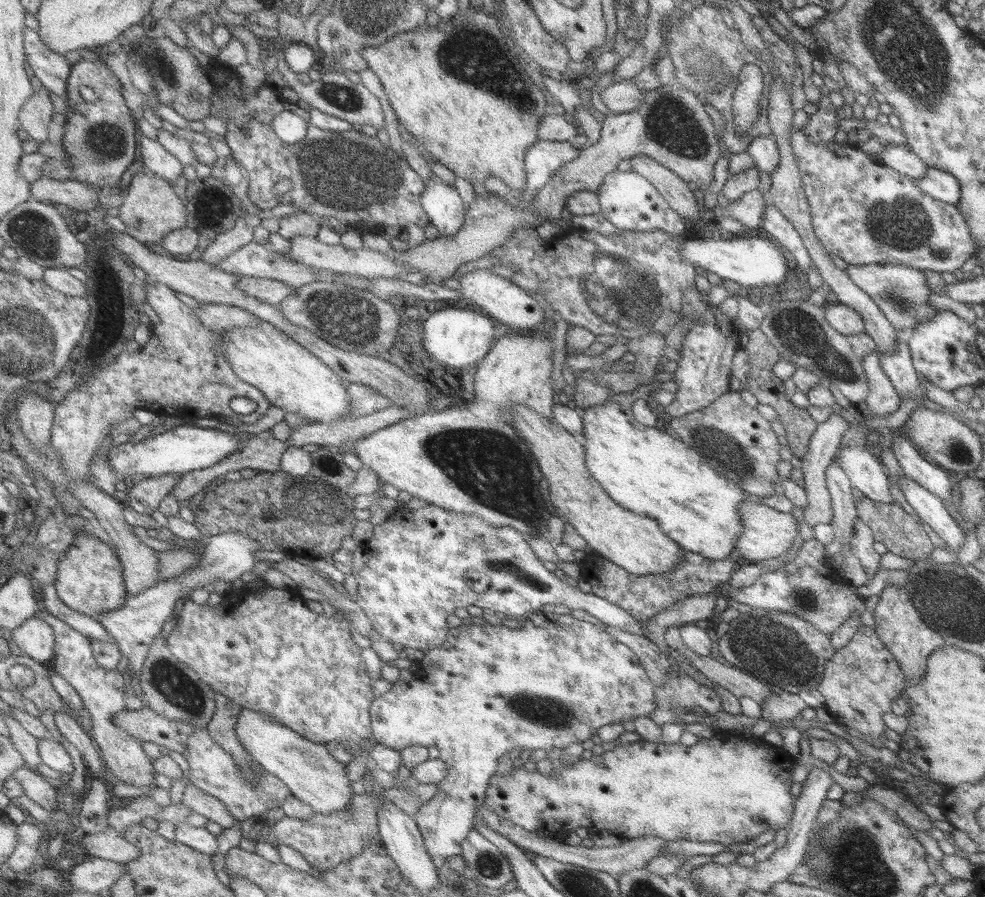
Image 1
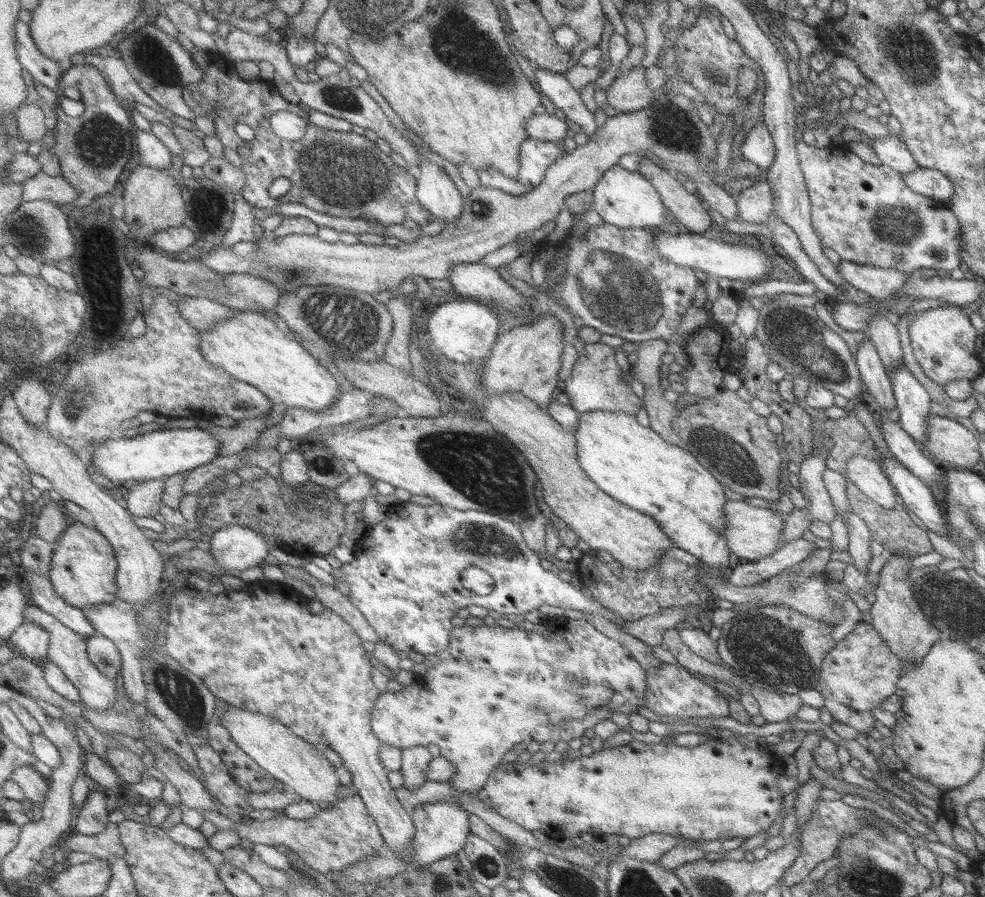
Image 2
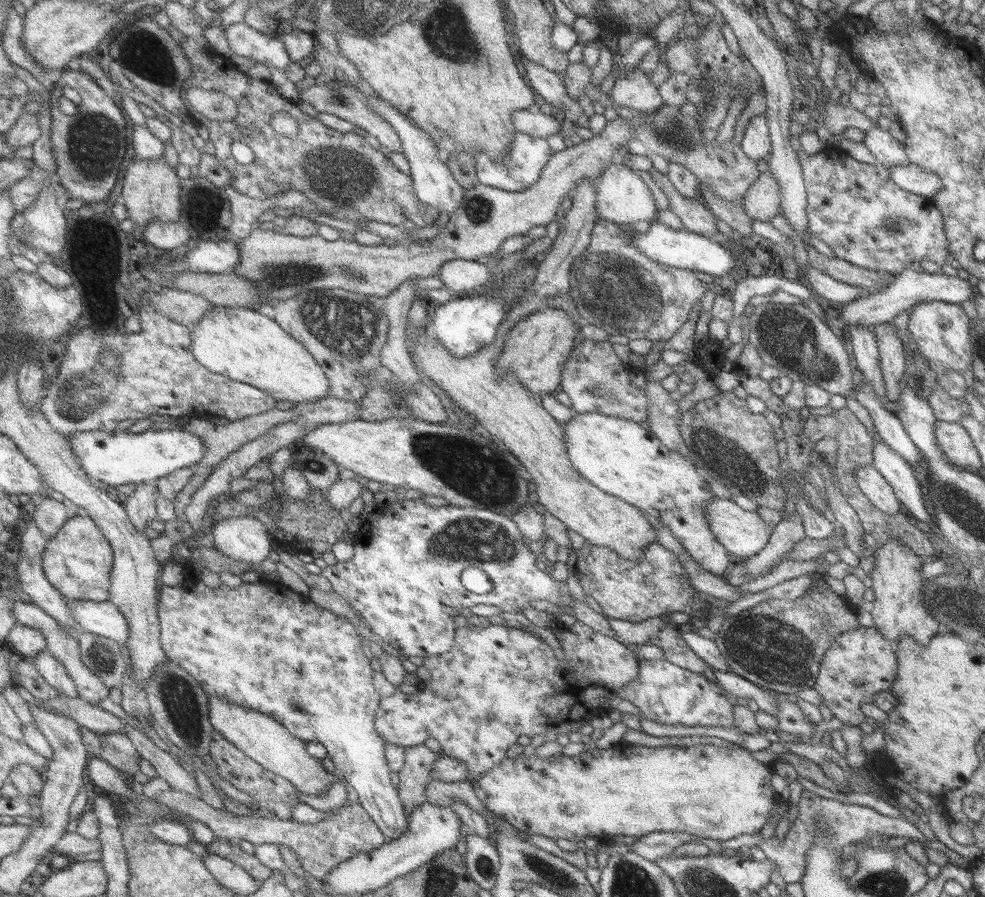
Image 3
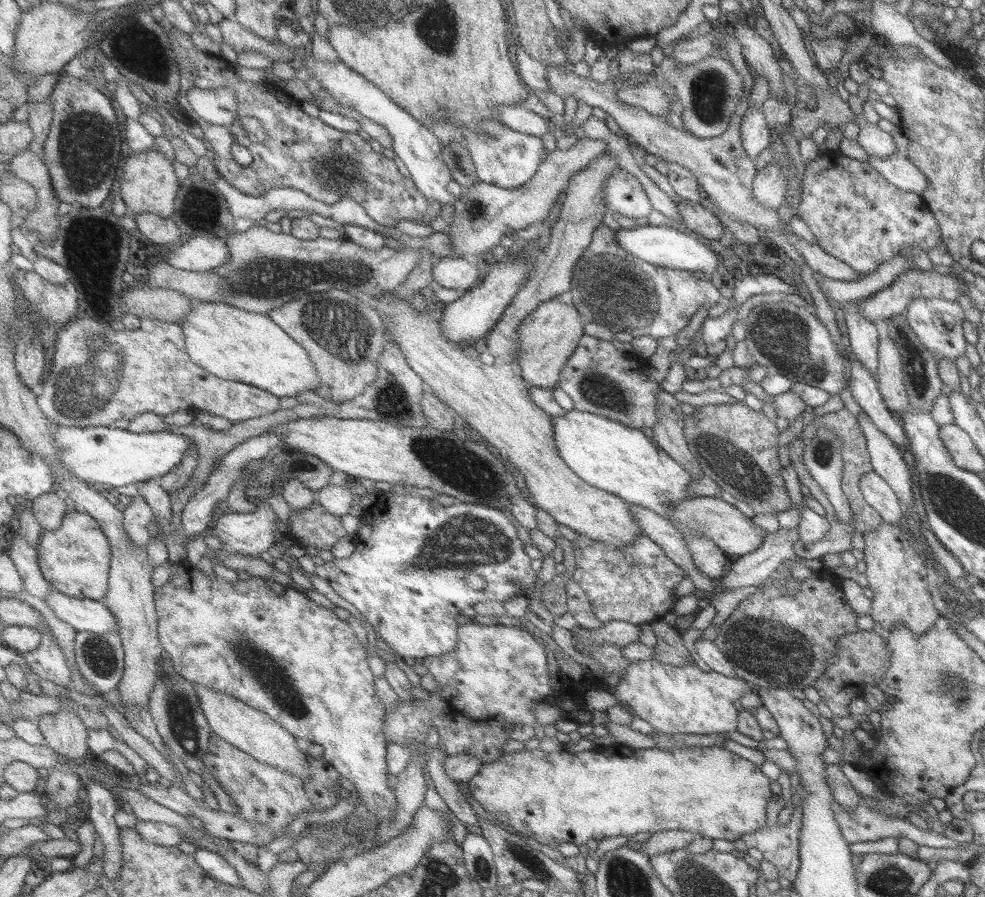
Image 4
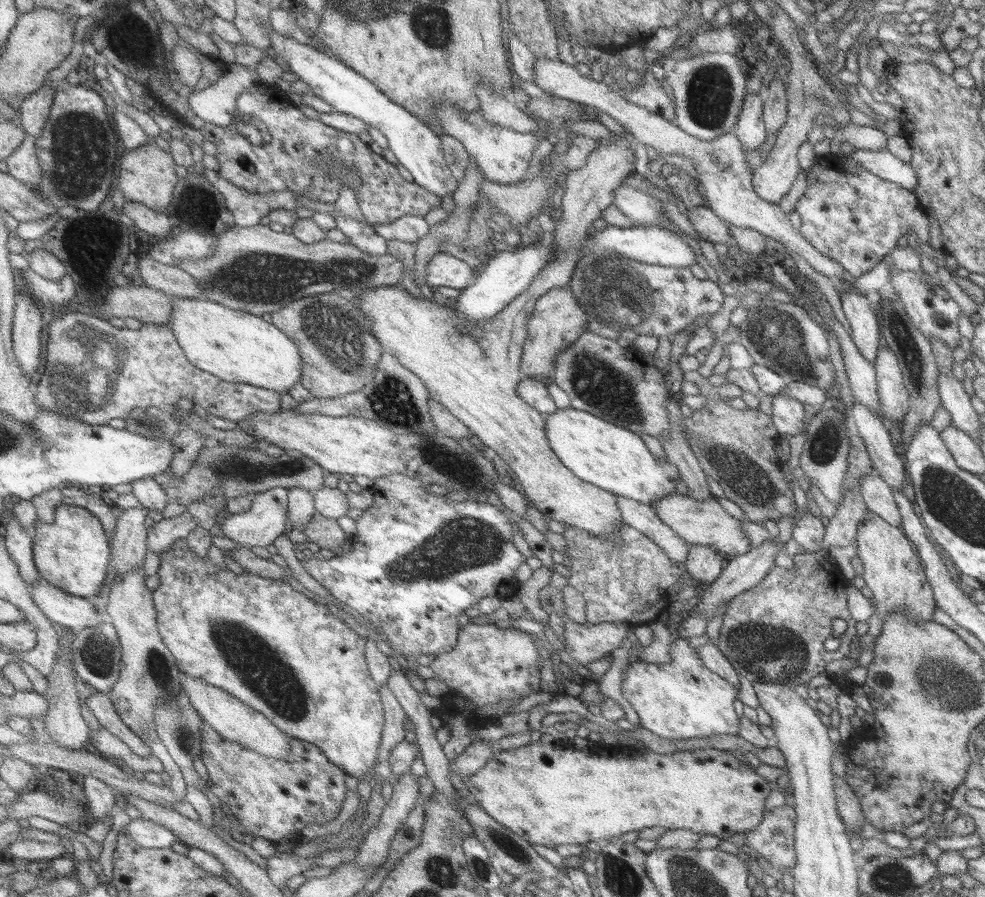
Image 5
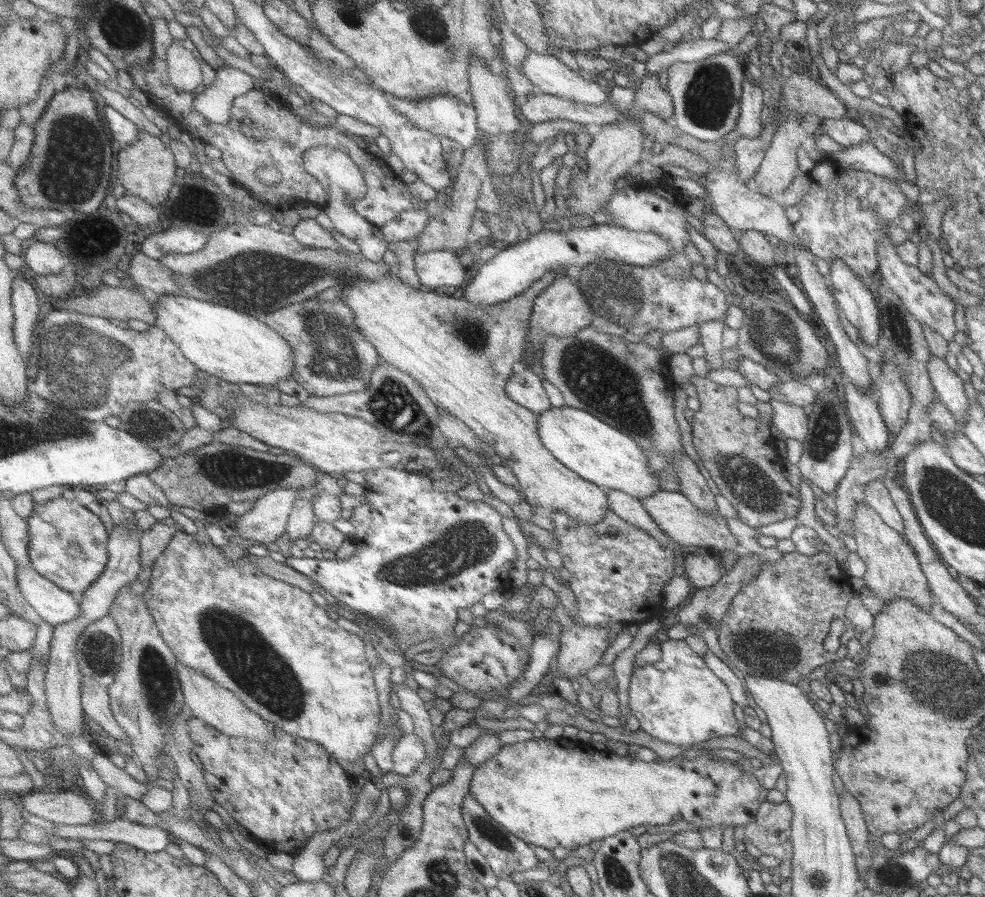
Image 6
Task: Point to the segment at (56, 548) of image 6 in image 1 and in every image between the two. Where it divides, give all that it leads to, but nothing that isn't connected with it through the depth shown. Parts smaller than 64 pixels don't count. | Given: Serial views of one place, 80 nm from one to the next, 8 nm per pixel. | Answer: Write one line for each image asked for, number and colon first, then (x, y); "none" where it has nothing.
1: (90, 580)
2: (84, 566)
3: (78, 561)
4: (76, 559)
5: (74, 553)

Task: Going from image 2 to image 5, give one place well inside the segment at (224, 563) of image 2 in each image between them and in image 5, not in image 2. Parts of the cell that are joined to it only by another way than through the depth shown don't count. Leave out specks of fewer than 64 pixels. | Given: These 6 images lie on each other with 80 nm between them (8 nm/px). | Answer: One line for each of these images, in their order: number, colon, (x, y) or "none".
3: (245, 540)
4: (251, 534)
5: (266, 520)

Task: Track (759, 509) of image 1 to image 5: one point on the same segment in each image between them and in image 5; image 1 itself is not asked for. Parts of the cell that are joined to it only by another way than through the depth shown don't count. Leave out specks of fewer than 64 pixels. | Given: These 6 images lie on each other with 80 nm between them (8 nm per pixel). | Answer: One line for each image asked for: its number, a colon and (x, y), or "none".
2: (750, 533)
3: (741, 533)
4: (735, 535)
5: (699, 523)

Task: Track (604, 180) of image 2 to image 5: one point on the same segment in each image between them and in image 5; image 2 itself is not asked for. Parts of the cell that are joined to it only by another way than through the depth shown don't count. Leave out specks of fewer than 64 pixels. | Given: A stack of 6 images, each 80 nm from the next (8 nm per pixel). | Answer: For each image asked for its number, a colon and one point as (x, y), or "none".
3: (621, 197)
4: (624, 195)
5: (642, 210)

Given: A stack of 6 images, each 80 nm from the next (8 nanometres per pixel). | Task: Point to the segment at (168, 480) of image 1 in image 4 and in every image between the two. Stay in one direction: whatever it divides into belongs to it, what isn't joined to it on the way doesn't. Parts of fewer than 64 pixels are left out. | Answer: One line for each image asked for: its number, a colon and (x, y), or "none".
2: (144, 500)
3: (141, 508)
4: (136, 517)

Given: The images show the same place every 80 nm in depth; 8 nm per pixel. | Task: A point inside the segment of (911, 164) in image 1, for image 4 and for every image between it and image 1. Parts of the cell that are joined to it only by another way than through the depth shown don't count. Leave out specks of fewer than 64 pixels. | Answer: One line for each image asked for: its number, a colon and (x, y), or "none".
2: (891, 153)
3: (887, 152)
4: (876, 143)

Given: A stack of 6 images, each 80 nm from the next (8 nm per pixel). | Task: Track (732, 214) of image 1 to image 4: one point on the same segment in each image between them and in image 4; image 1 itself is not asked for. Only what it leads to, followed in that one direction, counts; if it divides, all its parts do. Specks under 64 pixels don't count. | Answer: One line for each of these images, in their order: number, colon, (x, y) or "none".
2: (754, 204)
3: (760, 201)
4: (768, 188)

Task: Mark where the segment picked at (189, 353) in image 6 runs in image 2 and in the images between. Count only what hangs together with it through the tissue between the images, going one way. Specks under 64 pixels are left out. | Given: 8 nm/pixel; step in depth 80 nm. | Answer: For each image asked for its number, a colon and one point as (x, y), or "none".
2: (252, 347)
3: (243, 344)
4: (234, 344)
5: (236, 346)

